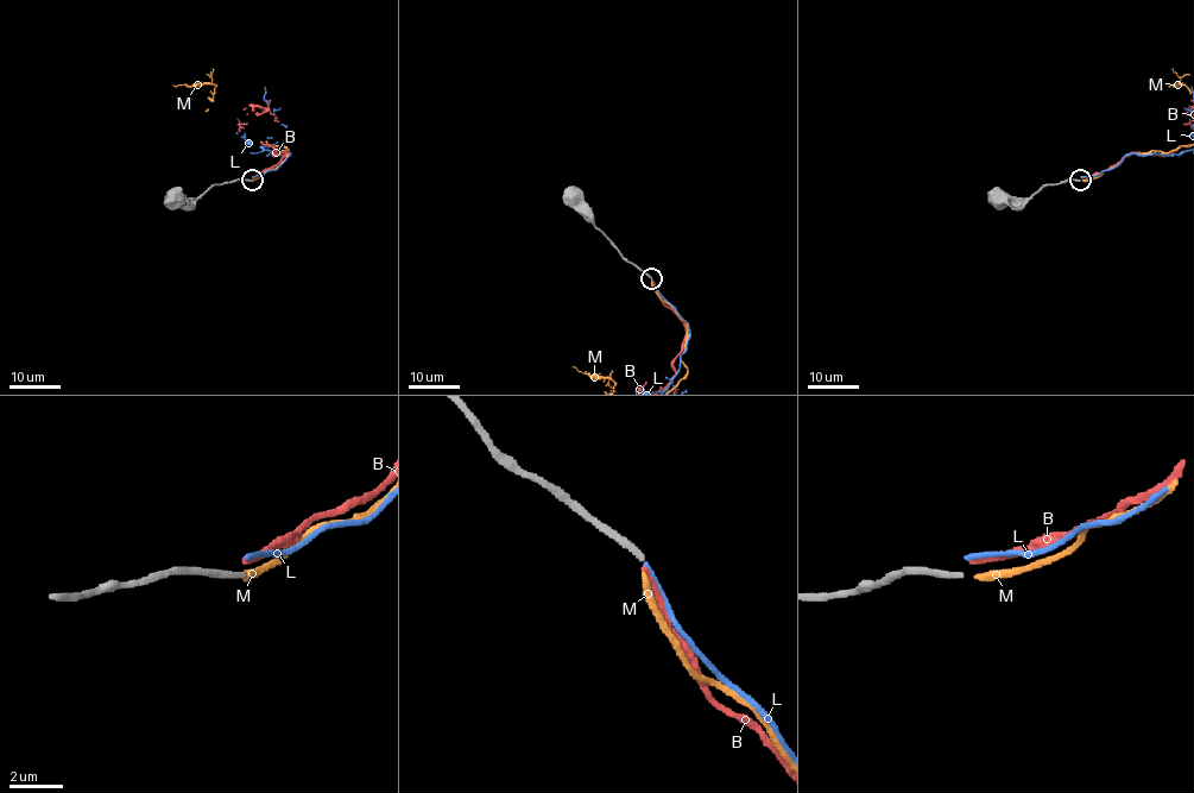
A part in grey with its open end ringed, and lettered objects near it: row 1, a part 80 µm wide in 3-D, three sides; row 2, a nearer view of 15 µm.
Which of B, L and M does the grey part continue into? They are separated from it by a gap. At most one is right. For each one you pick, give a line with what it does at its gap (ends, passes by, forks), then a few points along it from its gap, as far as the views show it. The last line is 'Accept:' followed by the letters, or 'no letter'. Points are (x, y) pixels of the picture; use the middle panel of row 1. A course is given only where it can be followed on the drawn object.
B: It ends there
Accept: B

